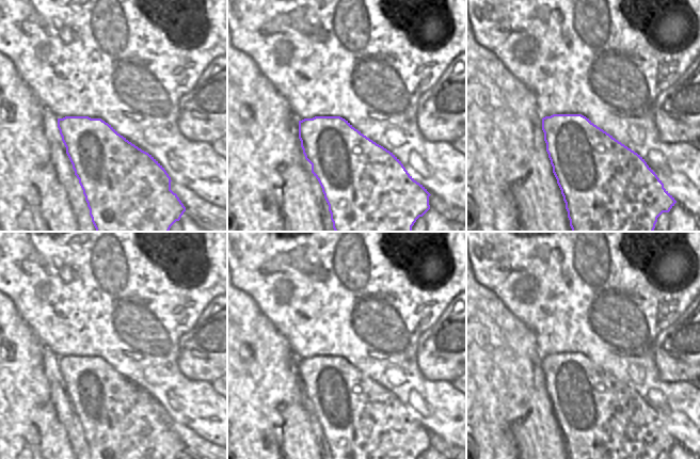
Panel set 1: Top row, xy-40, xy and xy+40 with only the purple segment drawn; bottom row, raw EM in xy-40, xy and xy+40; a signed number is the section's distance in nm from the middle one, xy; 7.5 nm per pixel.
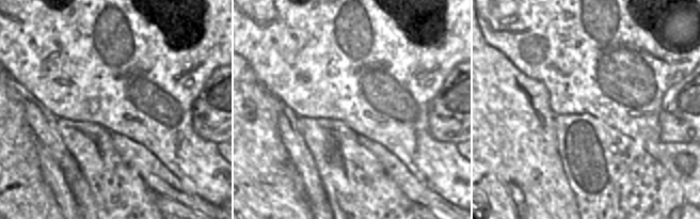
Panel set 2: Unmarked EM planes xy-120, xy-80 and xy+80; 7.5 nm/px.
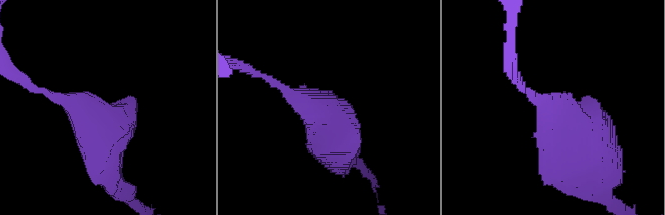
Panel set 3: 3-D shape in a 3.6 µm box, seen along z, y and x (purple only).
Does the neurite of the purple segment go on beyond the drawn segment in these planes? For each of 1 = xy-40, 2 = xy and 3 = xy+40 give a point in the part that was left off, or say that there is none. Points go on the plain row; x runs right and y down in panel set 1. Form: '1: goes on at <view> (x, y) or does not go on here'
1: does not go on here
2: does not go on here
3: does not go on here

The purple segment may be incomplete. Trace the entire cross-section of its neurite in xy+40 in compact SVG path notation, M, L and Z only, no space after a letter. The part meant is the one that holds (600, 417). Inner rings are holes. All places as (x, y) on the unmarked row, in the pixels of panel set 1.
M545 355L542 369L569 459L657 459L677 442L640 394L586 355Z

